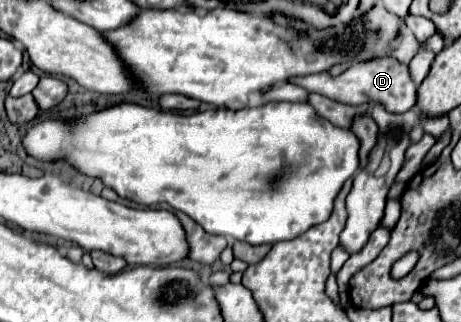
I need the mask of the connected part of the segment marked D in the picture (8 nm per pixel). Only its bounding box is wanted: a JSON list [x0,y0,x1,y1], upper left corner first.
[287,56,417,114]

